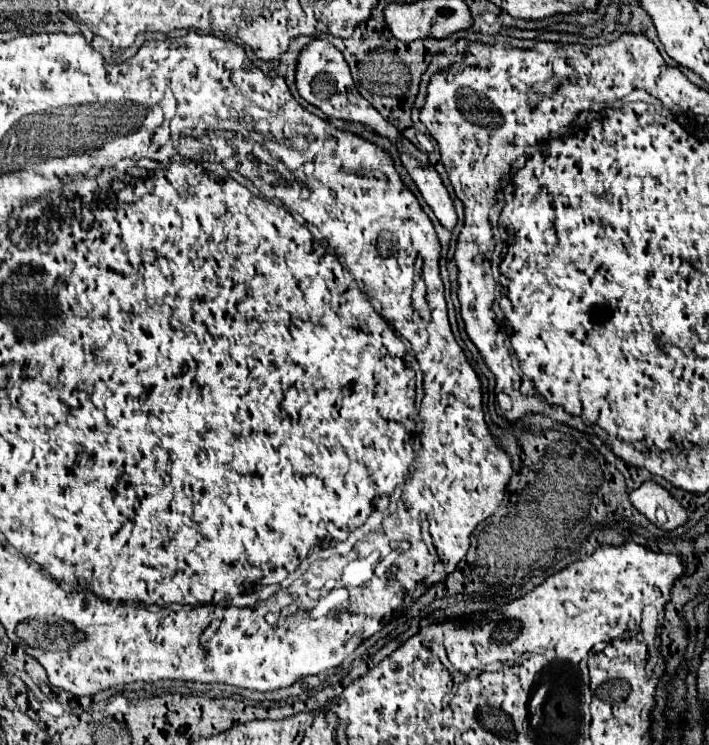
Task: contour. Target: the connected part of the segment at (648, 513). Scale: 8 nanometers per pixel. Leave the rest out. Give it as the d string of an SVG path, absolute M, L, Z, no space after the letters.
M655 481L643 483L631 493L631 501L653 525L661 529L677 529L687 521L685 507Z

